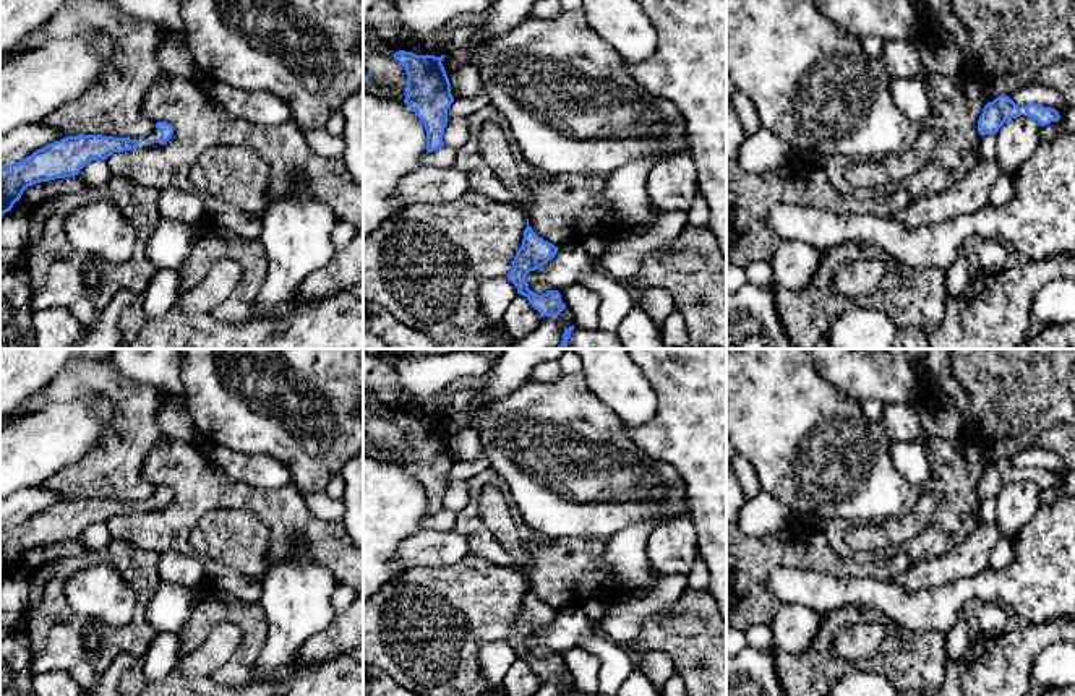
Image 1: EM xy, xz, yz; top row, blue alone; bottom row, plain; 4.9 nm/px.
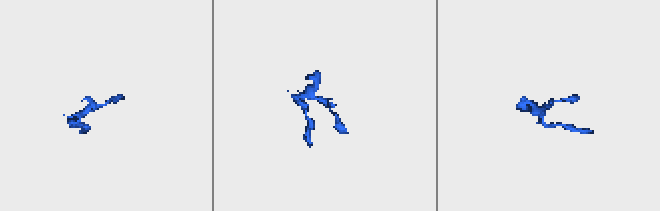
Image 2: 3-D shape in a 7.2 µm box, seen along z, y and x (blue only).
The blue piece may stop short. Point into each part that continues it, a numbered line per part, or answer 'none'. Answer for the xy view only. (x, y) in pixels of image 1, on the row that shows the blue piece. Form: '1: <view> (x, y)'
1: xy (154, 135)

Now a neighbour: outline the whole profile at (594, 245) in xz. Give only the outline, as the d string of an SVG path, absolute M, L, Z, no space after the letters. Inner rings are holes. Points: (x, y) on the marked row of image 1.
M590 235L589 238L584 240L584 248L590 255L592 260L597 260L602 256L602 253L608 247L608 238L598 237L598 235Z

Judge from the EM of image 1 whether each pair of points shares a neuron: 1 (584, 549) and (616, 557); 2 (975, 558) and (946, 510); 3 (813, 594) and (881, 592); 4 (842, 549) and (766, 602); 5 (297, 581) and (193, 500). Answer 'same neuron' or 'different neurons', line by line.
1: different neurons
2: different neurons
3: same neuron
4: different neurons
5: different neurons

